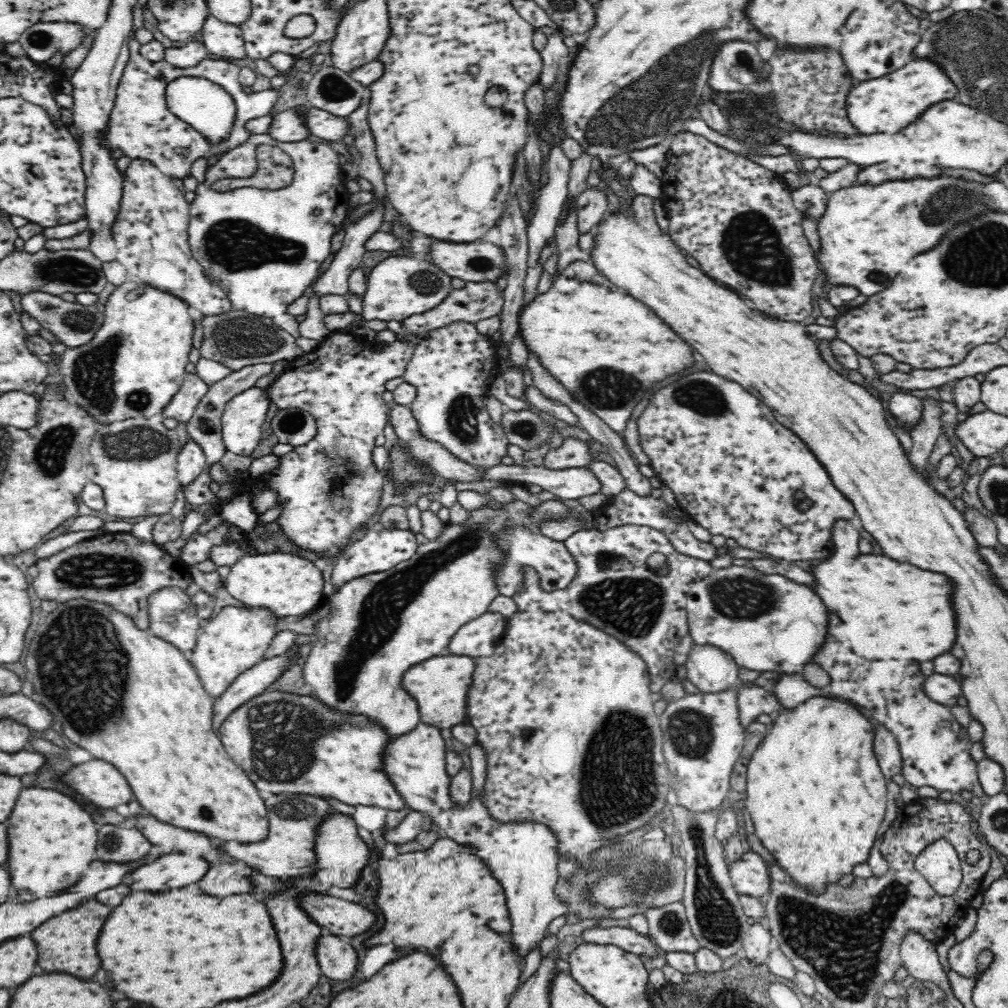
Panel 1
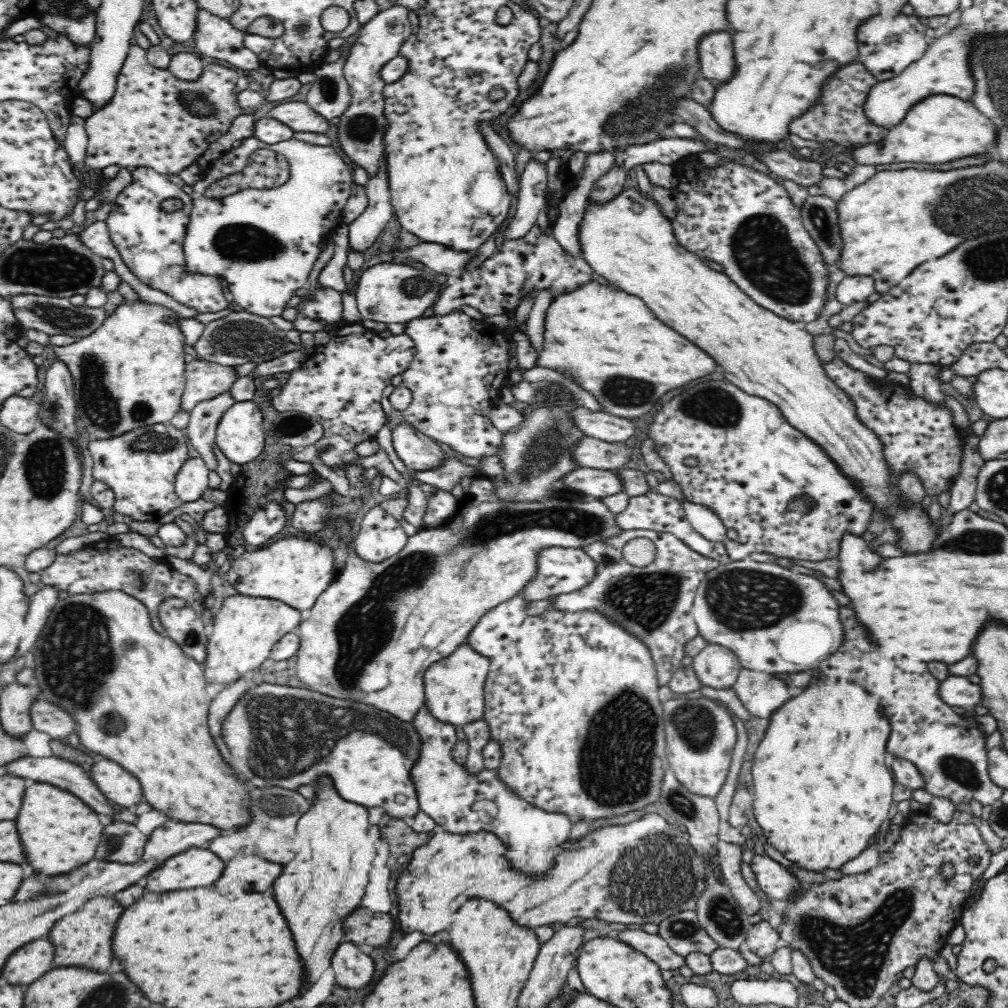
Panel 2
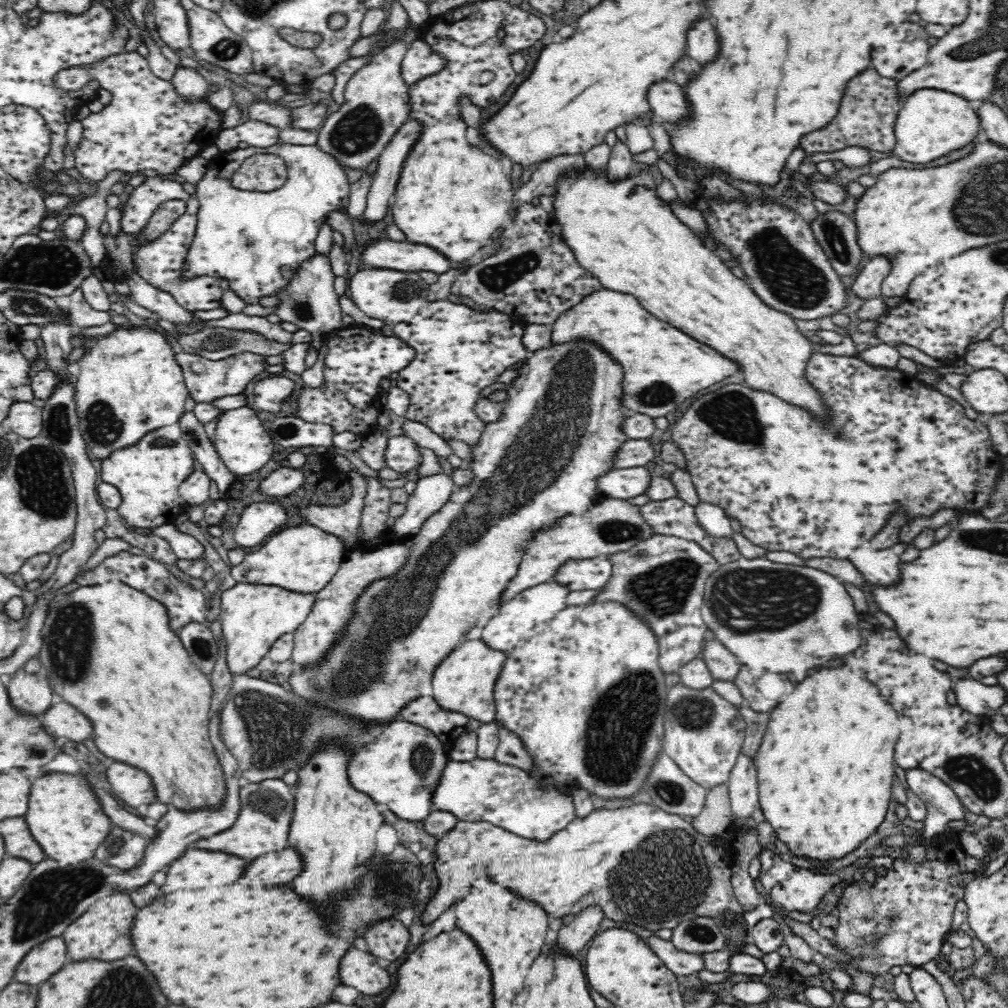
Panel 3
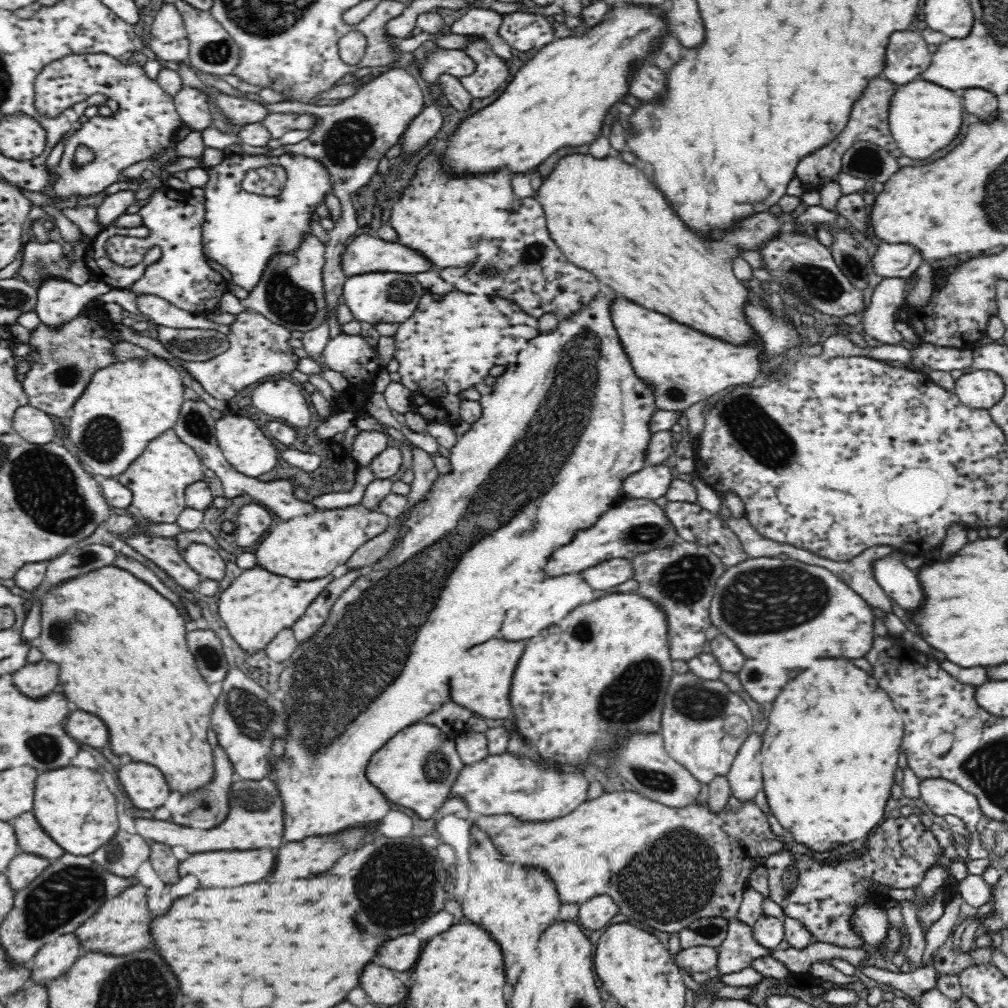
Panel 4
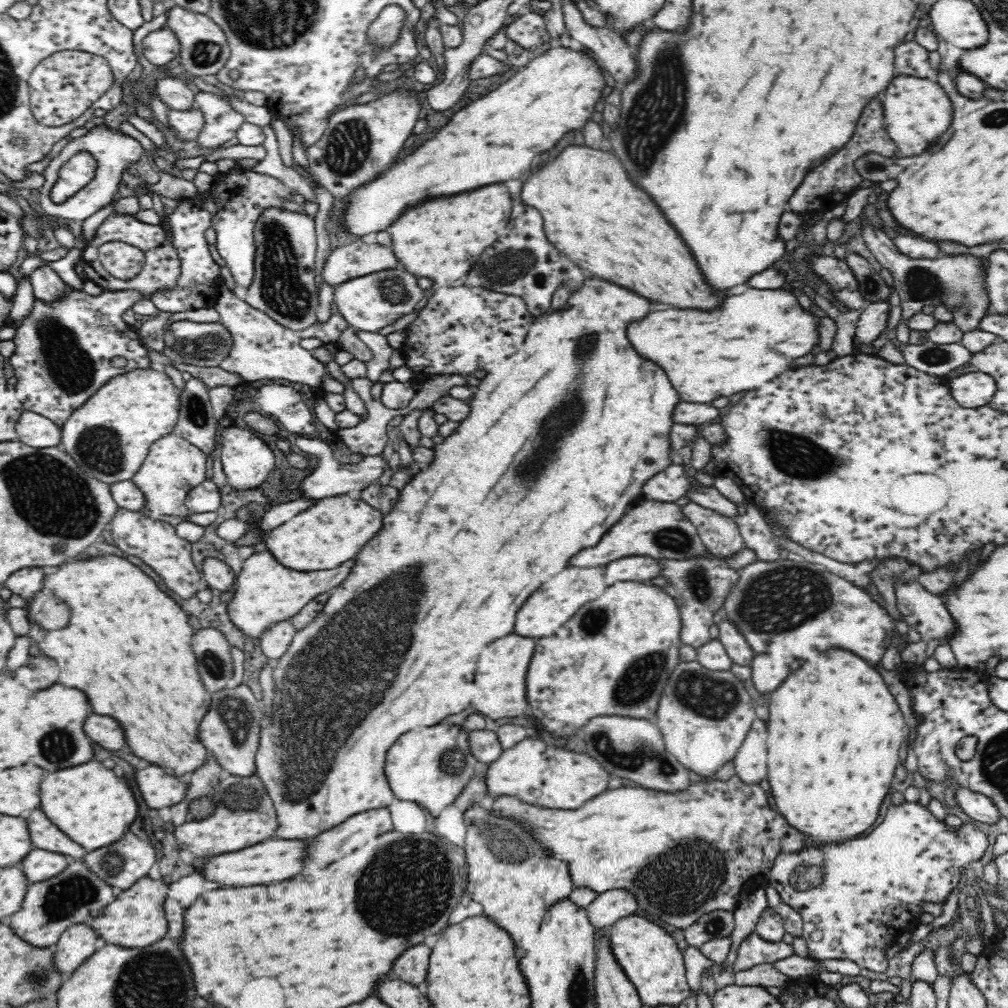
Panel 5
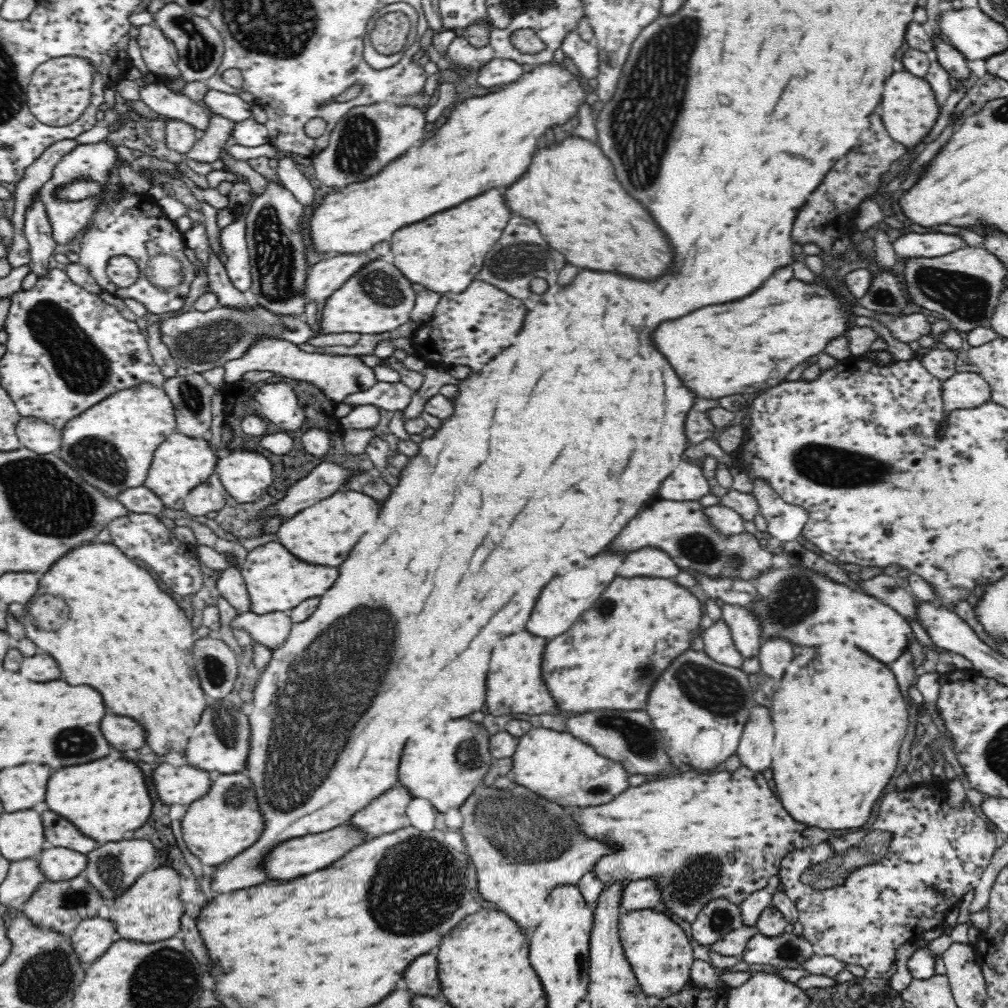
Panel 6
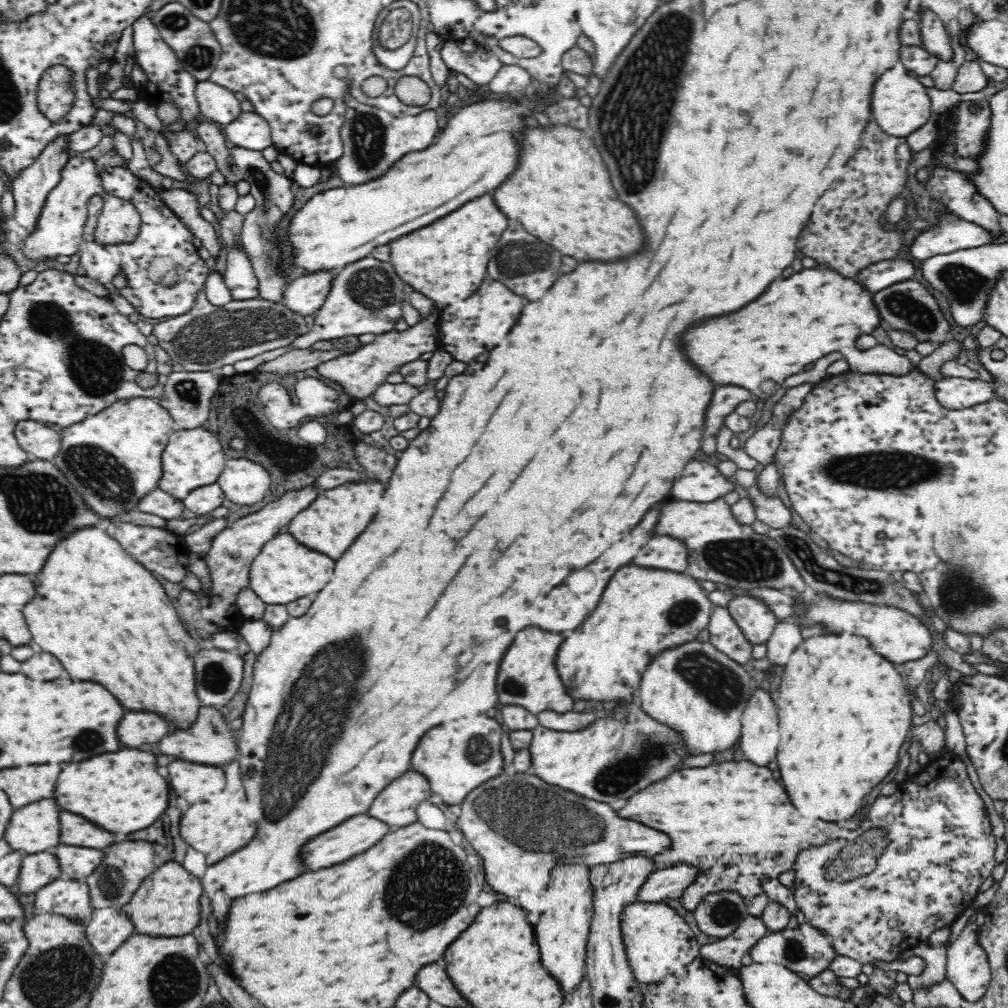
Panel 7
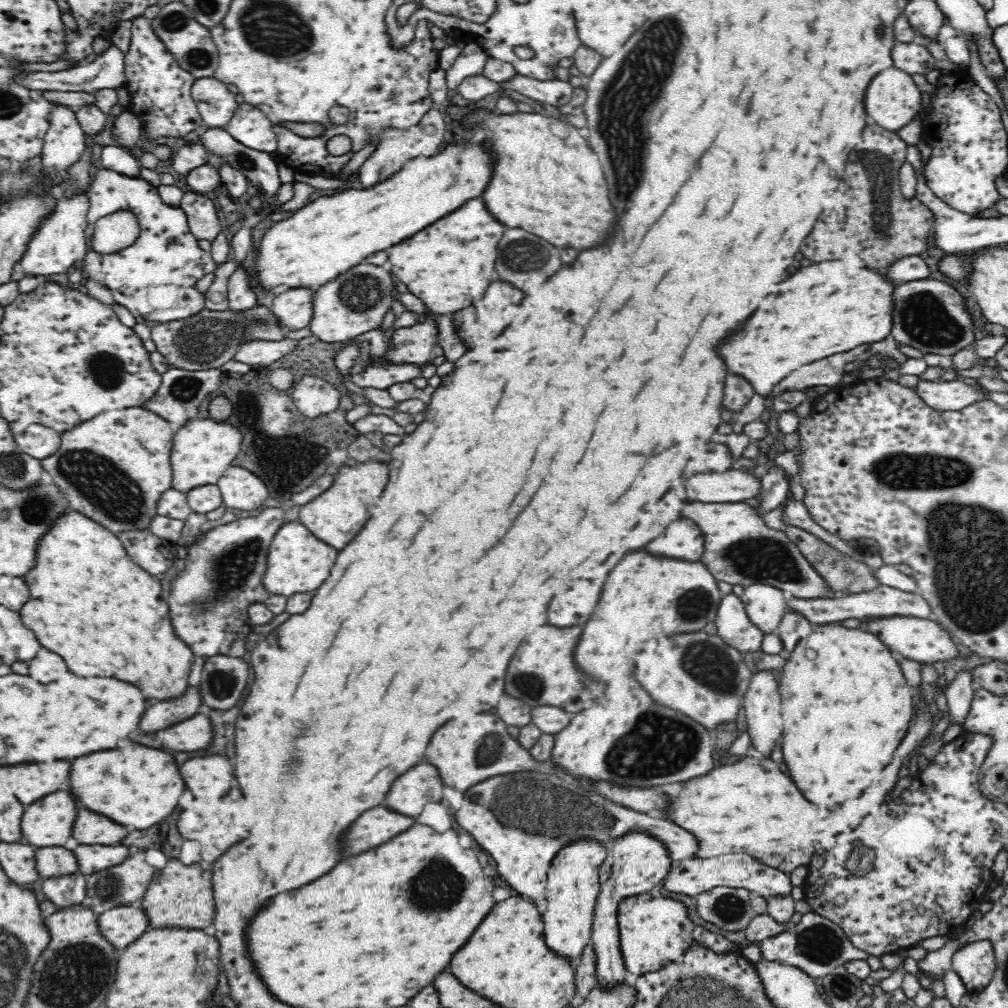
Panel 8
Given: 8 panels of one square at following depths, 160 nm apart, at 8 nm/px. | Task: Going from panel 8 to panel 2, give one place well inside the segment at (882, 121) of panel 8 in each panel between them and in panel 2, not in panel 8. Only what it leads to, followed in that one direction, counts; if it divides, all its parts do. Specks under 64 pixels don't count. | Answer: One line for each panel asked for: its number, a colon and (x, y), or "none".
2: (941, 128)
3: (931, 123)
4: (924, 117)
5: (918, 111)
6: (909, 106)
7: (900, 103)

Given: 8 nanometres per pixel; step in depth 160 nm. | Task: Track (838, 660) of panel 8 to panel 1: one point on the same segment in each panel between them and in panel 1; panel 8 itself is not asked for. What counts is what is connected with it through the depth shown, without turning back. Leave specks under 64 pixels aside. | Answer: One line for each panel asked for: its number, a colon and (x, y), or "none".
1: (816, 795)
2: (820, 787)
3: (825, 776)
4: (833, 713)
5: (831, 787)
6: (839, 717)
7: (844, 711)

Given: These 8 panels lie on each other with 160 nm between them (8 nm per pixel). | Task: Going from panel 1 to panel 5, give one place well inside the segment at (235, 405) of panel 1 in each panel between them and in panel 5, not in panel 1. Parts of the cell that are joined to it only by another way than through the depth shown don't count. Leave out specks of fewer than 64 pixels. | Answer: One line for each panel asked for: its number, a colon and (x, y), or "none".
2: (239, 435)
3: (244, 446)
4: (245, 446)
5: (247, 460)

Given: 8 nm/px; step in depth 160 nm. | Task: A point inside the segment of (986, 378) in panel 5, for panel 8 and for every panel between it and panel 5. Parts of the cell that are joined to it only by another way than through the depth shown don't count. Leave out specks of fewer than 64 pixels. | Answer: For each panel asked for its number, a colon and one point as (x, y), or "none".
6: (966, 390)
7: (954, 393)
8: (943, 396)

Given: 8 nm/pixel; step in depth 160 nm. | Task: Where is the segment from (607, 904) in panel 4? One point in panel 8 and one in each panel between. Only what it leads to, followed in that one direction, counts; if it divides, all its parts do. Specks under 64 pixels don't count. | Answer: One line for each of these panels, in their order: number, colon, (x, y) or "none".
5: (607, 907)
6: (637, 895)
7: (670, 882)
8: (691, 877)

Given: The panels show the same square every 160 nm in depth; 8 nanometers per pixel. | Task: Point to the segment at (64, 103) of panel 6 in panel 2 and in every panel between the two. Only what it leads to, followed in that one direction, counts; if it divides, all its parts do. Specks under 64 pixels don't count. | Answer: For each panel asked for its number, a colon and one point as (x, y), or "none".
2: (144, 124)
3: (147, 125)
4: (144, 127)
5: (61, 87)

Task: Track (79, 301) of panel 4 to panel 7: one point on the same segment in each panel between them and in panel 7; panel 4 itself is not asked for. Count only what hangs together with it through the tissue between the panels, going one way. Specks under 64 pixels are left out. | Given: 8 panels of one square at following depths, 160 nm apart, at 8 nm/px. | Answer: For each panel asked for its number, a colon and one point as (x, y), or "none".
5: (48, 287)
6: (37, 228)
7: (30, 188)

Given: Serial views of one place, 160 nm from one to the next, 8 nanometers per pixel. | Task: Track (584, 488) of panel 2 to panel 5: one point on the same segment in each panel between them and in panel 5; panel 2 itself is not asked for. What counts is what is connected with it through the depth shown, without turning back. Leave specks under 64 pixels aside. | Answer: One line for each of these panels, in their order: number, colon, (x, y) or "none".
3: (623, 483)
4: (651, 481)
5: (667, 486)

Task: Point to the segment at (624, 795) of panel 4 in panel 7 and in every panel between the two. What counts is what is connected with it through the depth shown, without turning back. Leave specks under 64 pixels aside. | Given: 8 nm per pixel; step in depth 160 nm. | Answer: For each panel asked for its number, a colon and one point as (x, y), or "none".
5: (682, 855)
6: (701, 837)
7: (733, 822)

